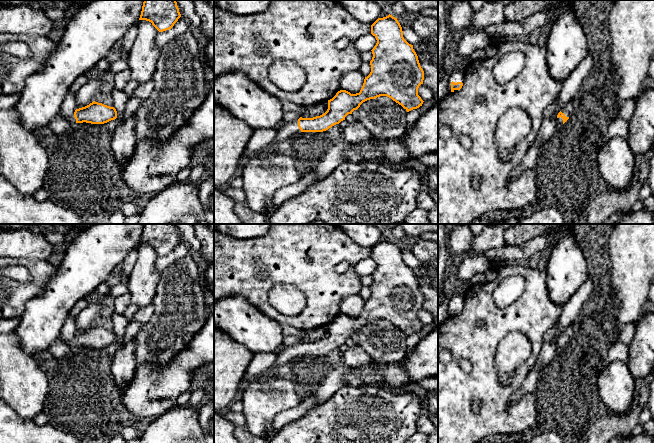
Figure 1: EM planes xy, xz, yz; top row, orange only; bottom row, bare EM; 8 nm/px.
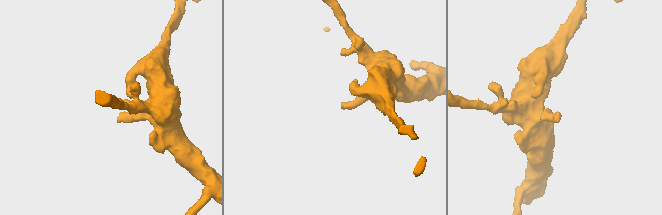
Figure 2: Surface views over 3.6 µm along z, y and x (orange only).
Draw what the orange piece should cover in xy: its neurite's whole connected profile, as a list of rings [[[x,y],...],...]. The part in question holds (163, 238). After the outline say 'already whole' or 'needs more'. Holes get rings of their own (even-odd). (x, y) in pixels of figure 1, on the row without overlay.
[[[144,224],[139,244],[146,244],[159,255],[171,253],[181,241],[176,224]]] | already whole

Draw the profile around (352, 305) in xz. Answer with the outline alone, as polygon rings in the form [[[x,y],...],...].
[[[359,294],[347,296],[341,301],[340,313],[355,318],[359,317],[363,310],[364,303],[365,301],[359,296]]]

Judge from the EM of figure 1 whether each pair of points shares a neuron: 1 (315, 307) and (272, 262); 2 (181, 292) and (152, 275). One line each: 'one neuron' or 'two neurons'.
1: one neuron
2: two neurons

